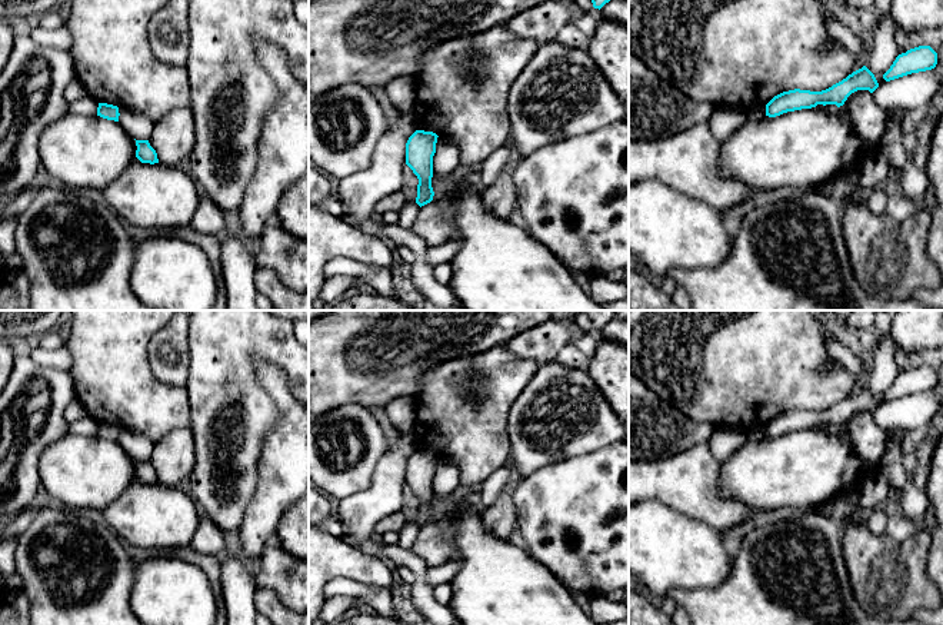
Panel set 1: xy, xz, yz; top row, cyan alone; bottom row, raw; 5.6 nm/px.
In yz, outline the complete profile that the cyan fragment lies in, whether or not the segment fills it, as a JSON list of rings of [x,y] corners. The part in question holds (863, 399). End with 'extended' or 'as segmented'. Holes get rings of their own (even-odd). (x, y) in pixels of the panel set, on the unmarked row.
[[[863,386],[826,410],[810,412],[794,409],[774,416],[766,425],[766,436],[776,438],[787,432],[812,429],[817,425],[836,425],[840,428],[852,413],[857,410],[869,410],[873,413],[877,408],[879,403],[874,395]]] | as segmented

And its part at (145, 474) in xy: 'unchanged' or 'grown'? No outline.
unchanged

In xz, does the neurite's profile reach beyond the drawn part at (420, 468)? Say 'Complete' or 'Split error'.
Complete

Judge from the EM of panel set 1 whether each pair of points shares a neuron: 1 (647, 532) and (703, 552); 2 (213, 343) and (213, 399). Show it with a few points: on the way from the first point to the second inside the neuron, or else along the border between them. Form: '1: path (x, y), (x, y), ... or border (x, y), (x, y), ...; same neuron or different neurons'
1: path (662, 547), (672, 552), (689, 552); same neuron
2: path (213, 358), (213, 385); same neuron

